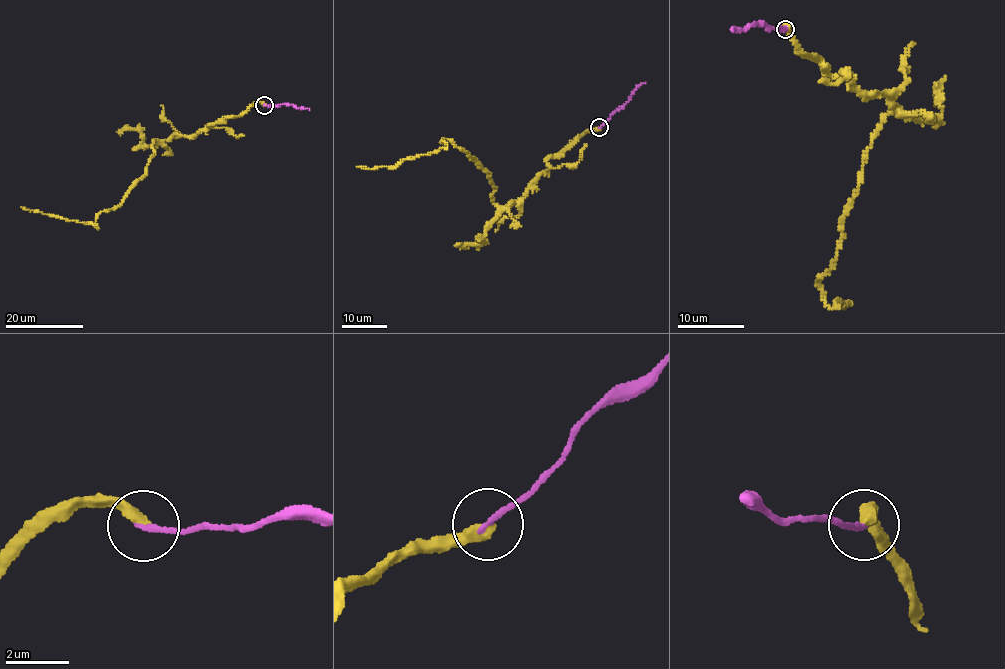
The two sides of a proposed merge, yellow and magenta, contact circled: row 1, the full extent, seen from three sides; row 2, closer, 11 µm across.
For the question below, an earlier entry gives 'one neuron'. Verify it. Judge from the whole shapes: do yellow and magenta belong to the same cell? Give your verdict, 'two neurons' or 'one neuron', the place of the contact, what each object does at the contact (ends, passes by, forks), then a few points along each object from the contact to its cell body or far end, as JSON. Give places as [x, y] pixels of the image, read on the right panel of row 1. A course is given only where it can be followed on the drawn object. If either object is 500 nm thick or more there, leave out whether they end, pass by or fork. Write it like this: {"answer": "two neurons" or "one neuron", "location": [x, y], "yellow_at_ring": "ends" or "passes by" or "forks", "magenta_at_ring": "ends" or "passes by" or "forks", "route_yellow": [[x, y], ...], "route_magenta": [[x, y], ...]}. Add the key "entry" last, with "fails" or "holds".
{"answer": "two neurons", "location": [785, 29], "yellow_at_ring": "ends", "magenta_at_ring": "ends", "route_yellow": [[785, 29], [827, 74], [885, 91], [896, 107], [816, 280], [834, 309], [849, 302], [839, 307]], "route_magenta": [[785, 29], [758, 23], [732, 29]], "entry": "fails"}

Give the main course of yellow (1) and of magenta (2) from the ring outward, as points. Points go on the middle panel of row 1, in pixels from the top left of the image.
1: (599, 127), (549, 158), (504, 207), (493, 201), (490, 174), (445, 138), (447, 147), (394, 167), (357, 167)
2: (599, 127), (634, 89), (646, 82)

